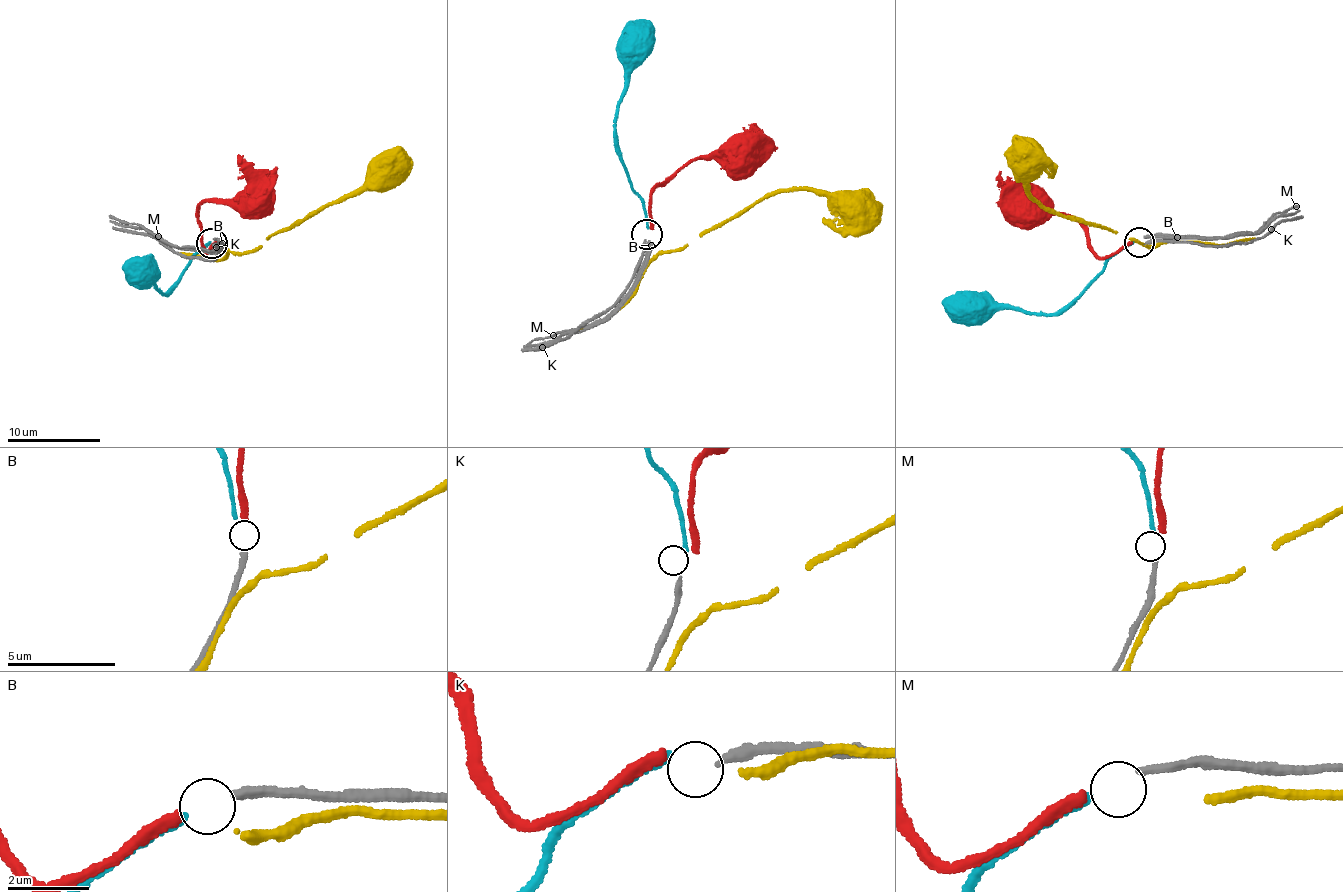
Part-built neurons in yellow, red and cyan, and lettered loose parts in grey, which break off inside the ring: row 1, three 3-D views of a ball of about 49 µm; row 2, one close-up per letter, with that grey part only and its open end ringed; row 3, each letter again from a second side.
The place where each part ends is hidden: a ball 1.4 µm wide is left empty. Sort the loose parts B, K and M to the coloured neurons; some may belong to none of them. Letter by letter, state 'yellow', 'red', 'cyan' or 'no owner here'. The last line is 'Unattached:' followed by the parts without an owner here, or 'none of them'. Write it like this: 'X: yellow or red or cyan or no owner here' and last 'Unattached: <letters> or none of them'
B: red
K: no owner here
M: cyan
Unattached: K

